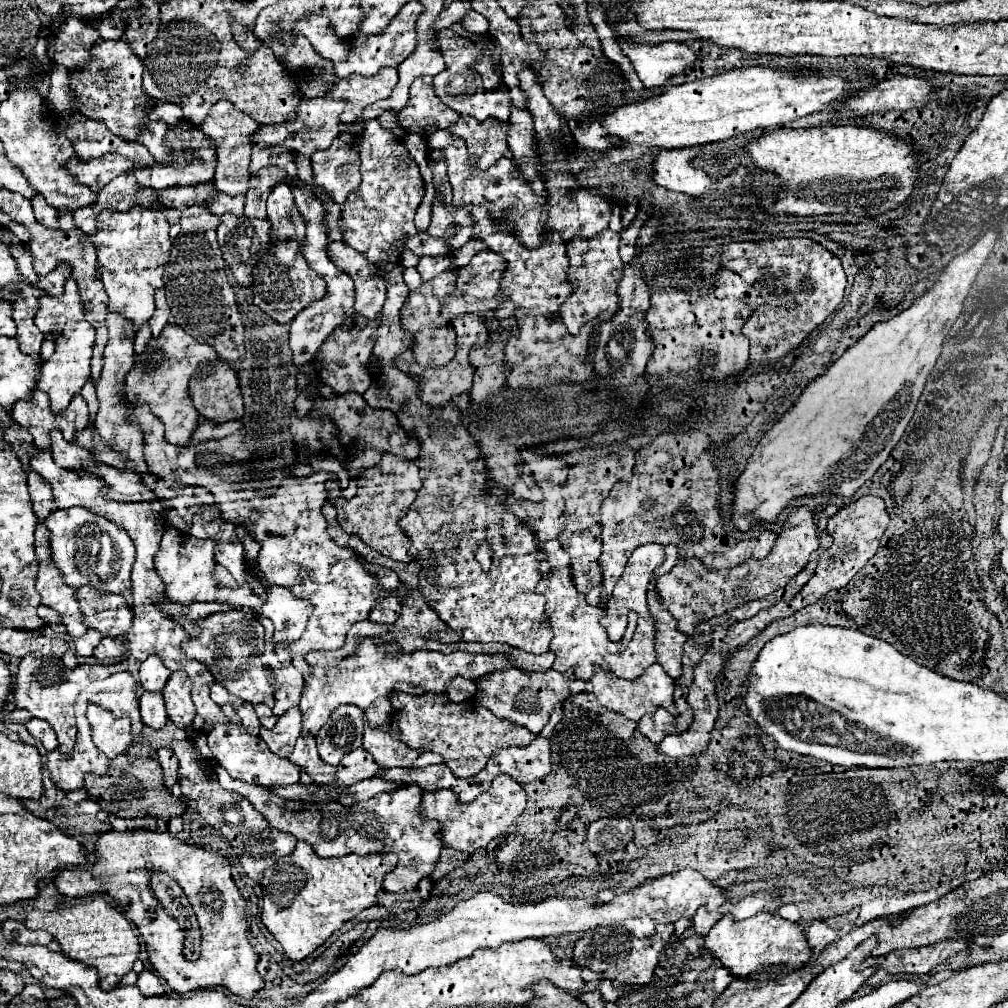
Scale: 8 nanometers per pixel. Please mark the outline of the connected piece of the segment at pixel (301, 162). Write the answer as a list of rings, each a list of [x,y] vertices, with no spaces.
[[[297,157],[297,175],[305,185],[313,185],[313,169],[311,169],[311,161],[307,157]]]

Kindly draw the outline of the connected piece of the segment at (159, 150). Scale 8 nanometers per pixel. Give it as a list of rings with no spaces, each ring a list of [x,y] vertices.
[[[149,121],[147,129],[143,129],[143,133],[139,135],[139,143],[143,143],[157,161],[163,161],[167,155],[165,149],[165,137],[167,137],[167,129],[169,125],[163,121]]]

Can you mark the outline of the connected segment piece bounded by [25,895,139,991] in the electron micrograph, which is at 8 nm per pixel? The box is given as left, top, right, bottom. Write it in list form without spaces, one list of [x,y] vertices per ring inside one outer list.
[[[91,895],[87,901],[77,903],[67,909],[59,911],[31,911],[25,919],[27,929],[45,929],[51,933],[59,945],[61,951],[75,959],[83,961],[85,965],[93,965],[99,971],[99,983],[101,989],[113,989],[119,985],[121,977],[127,975],[133,969],[133,963],[139,955],[139,937],[133,923],[127,921],[125,913],[117,907],[109,905],[101,895]]]

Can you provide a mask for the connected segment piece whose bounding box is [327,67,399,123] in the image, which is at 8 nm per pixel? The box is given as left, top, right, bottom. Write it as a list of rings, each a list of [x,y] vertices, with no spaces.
[[[386,67],[373,77],[347,77],[347,79],[337,79],[335,87],[327,93],[327,97],[333,99],[345,99],[345,111],[341,113],[343,123],[353,123],[357,117],[361,117],[363,109],[367,105],[373,105],[393,91],[393,87],[398,83],[398,72],[396,68]]]

